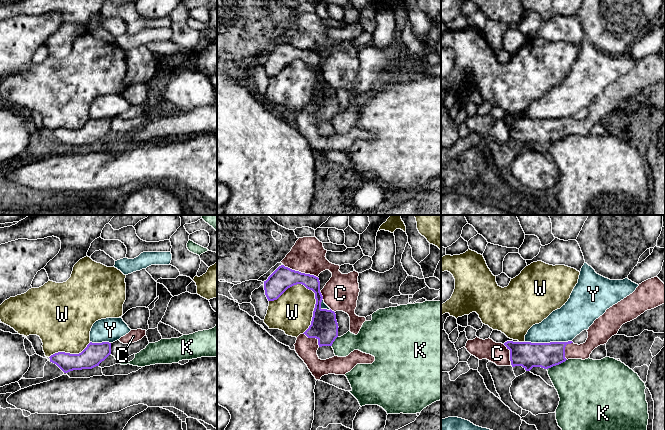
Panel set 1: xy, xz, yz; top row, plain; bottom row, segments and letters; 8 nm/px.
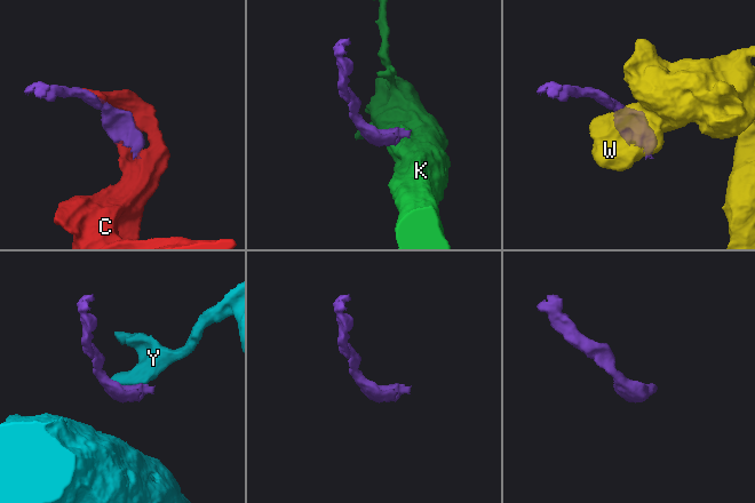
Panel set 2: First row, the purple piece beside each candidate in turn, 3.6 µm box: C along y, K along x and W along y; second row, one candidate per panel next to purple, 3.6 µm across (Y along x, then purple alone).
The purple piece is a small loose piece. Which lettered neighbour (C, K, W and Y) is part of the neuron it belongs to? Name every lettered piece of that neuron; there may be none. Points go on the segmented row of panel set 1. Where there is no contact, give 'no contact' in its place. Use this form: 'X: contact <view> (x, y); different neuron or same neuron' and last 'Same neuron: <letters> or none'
C: contact xz (300, 272); same neuron
K: contact yz (556, 364); different neuron
W: contact xz (307, 288); different neuron
Y: contact yz (548, 343); different neuron
Same neuron: C

